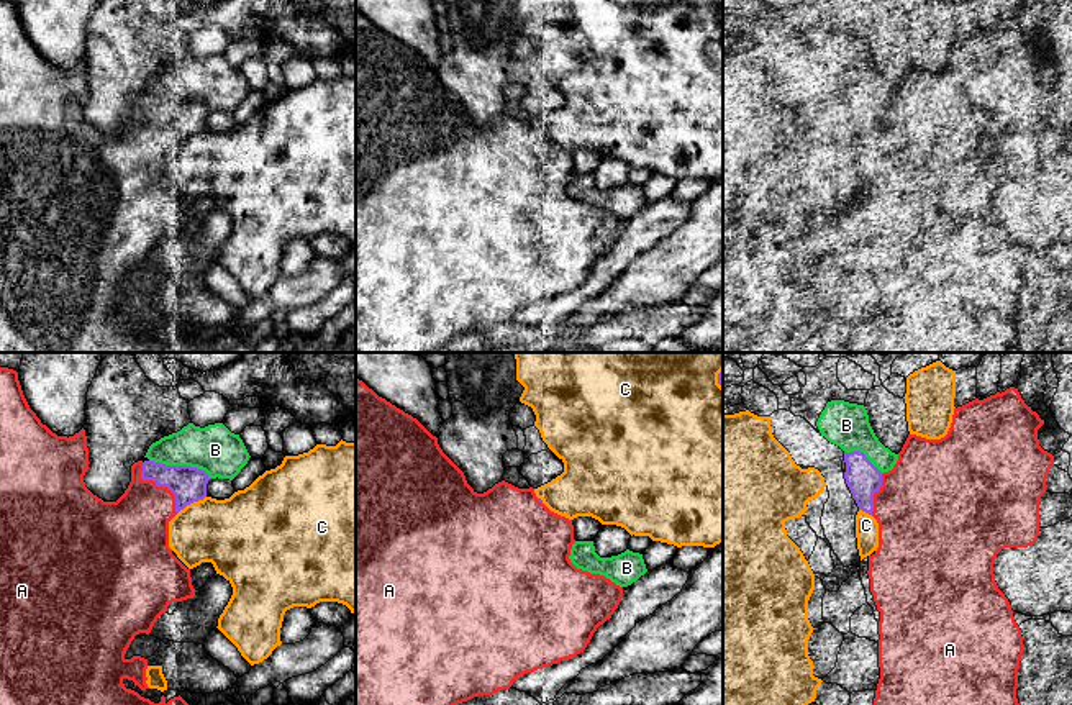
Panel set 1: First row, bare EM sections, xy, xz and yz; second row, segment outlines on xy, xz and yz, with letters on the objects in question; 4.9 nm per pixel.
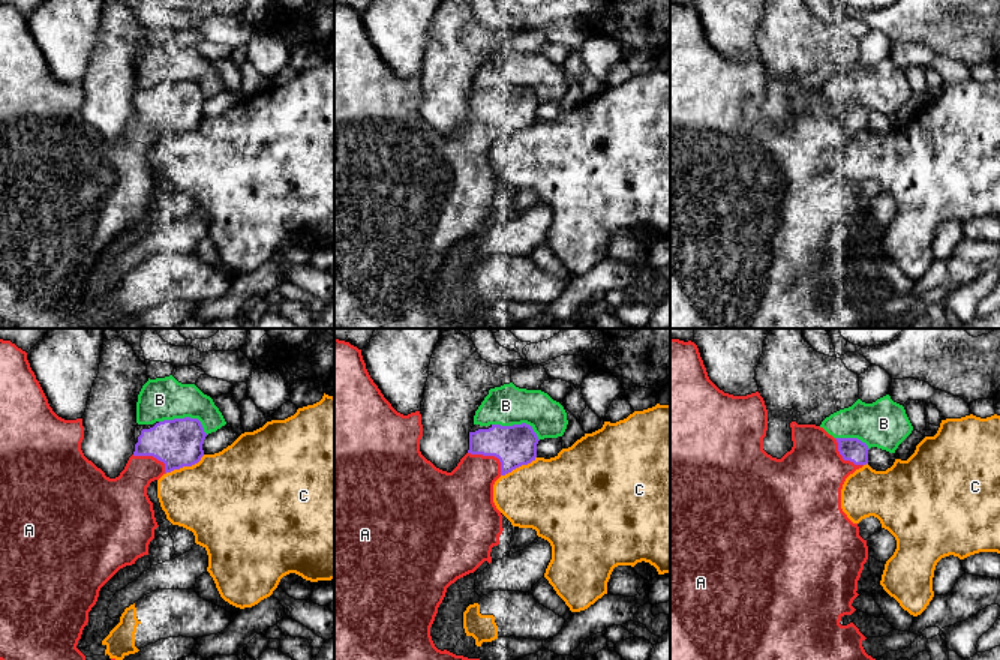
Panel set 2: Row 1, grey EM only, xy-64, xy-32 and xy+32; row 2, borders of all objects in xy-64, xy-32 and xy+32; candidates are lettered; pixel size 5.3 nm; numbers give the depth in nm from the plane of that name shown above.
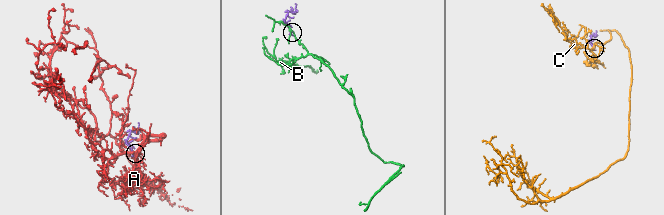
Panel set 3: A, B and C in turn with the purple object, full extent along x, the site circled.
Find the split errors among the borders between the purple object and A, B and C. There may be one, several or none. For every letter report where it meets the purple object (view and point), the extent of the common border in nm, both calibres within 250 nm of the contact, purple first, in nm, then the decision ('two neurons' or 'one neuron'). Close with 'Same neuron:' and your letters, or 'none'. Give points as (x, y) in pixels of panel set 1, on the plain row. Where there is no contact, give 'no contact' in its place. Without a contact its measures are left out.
A: xy (159, 118) | 300 nm | 180/340 nm | one neuron
B: xy (181, 99) | 320 nm | 180/240 nm | two neurons
C: xy (190, 135) | 170 nm | 180/340 nm | two neurons
Same neuron: A

